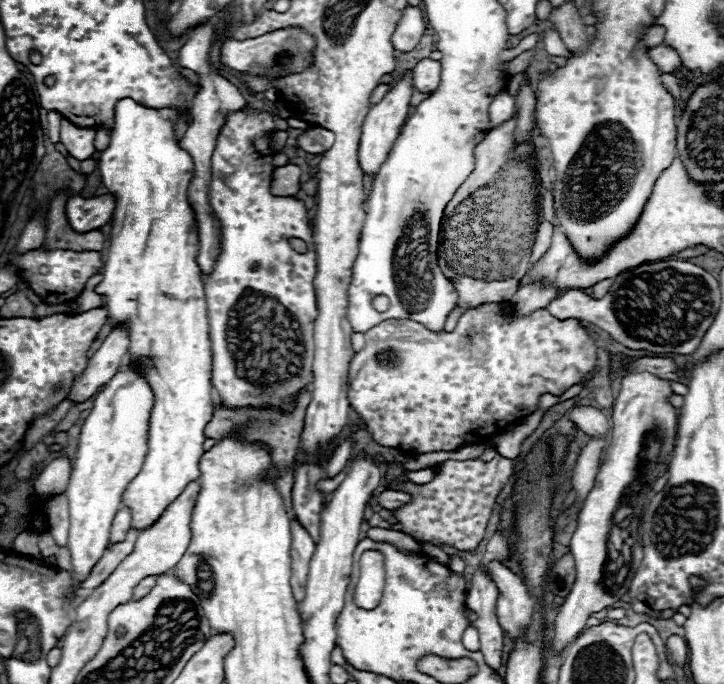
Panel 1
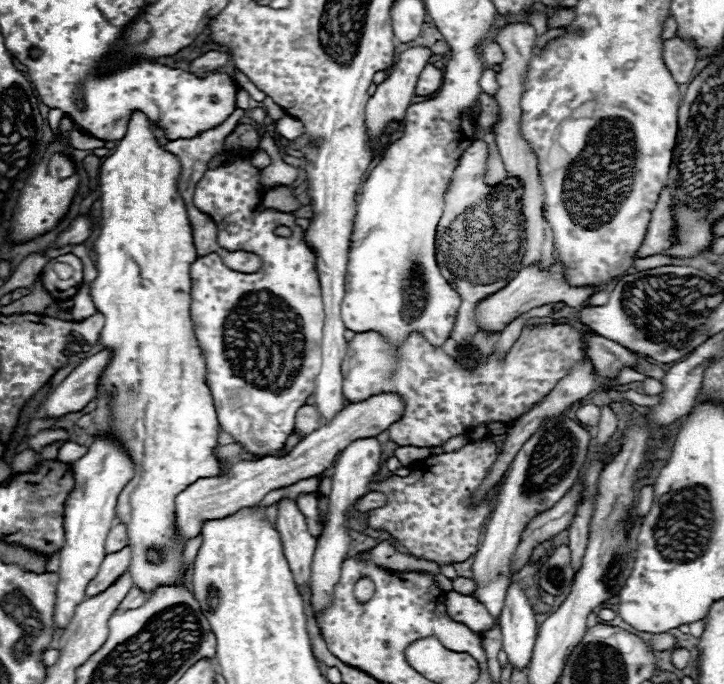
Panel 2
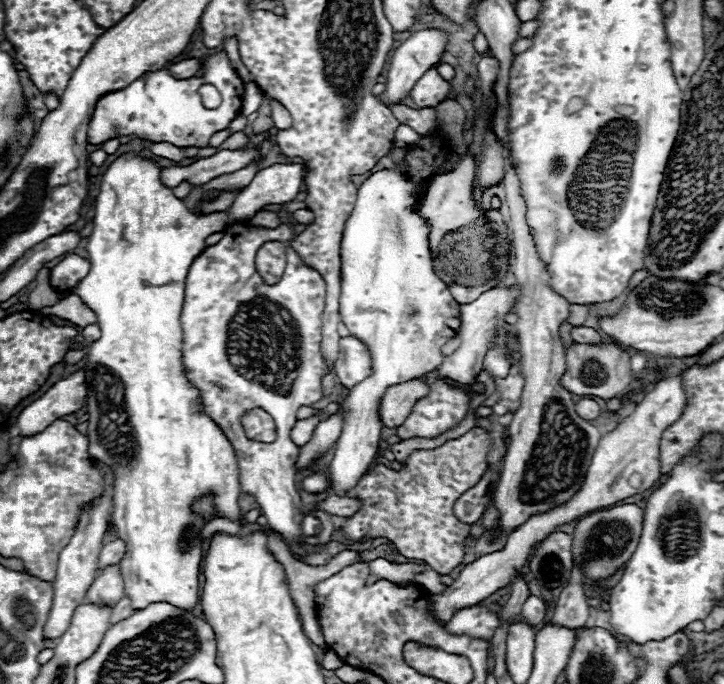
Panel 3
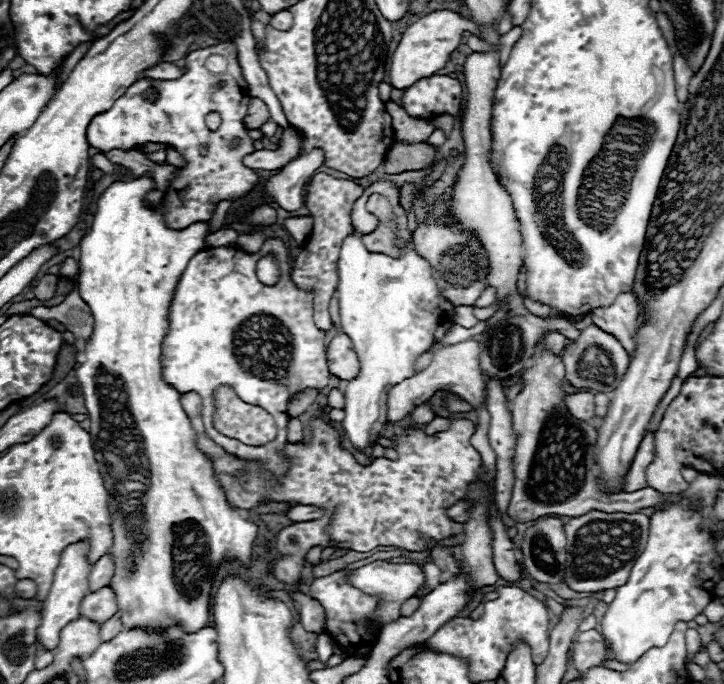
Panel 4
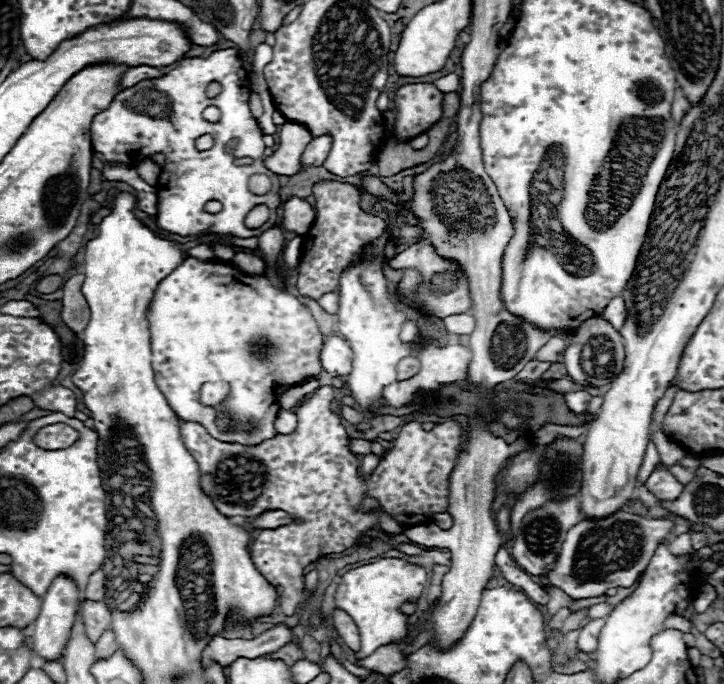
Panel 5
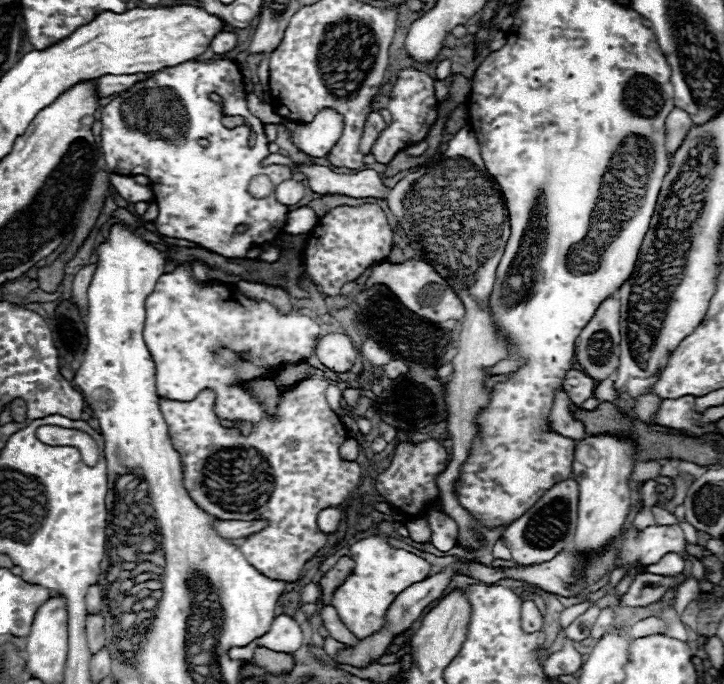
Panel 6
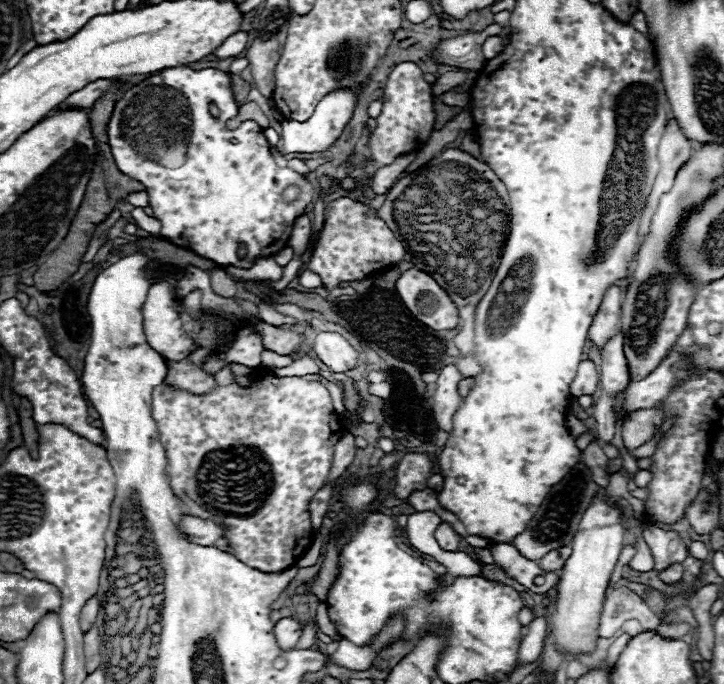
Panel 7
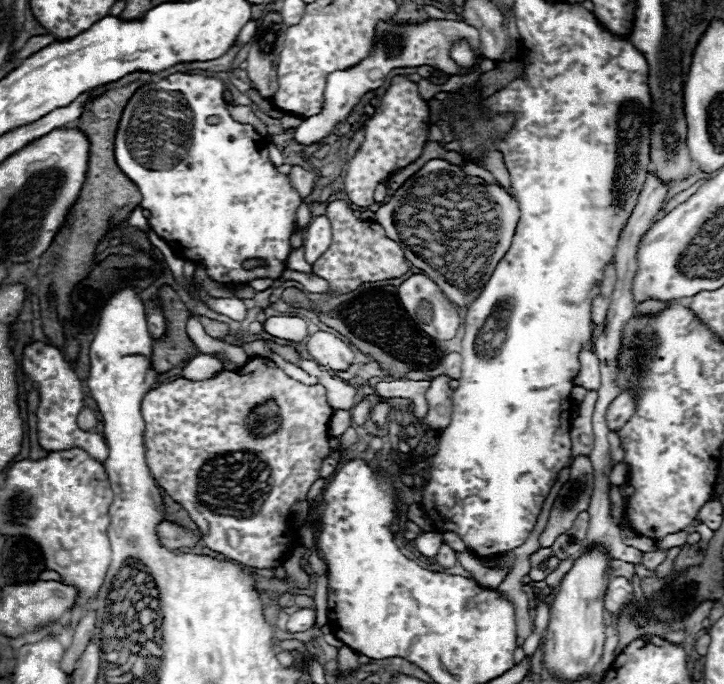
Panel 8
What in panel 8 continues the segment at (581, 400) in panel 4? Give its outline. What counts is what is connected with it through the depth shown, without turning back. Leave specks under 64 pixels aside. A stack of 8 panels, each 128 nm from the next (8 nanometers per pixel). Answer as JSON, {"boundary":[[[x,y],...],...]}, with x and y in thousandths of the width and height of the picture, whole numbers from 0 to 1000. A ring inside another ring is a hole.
{"boundary":[[[815,512],[801,515],[801,544],[793,556],[796,564],[804,564],[809,570],[826,570],[829,567],[829,541],[826,541],[826,523]]]}

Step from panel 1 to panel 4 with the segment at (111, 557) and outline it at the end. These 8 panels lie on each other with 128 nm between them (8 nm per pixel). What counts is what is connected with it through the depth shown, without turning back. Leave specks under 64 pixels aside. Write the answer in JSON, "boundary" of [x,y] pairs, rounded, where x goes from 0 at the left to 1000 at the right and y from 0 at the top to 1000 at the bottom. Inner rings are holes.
{"boundary":[[[144,857],[141,863],[119,868],[110,883],[110,898],[135,909],[146,909],[152,901],[160,898],[160,892],[163,880],[155,857]]]}

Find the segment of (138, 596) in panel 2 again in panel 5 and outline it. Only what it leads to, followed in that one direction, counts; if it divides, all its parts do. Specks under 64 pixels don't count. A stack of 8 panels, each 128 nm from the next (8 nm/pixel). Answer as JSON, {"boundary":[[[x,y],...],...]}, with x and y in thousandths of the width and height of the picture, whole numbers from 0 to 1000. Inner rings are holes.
{"boundary":[[[149,918],[141,924],[141,933],[130,942],[133,944],[133,962],[146,962],[152,956],[157,956],[160,950],[160,933],[157,933],[157,924]]]}

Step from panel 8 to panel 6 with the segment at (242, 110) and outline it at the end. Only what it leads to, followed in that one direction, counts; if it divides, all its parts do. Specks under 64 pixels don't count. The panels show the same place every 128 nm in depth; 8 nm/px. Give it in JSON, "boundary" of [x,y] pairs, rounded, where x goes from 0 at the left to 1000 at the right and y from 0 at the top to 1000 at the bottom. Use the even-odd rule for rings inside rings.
{"boundary":[[[343,137],[340,149],[343,149],[343,161],[345,161],[362,181],[387,178],[387,170],[378,164],[378,158],[376,158],[373,152],[365,152],[354,137]]]}

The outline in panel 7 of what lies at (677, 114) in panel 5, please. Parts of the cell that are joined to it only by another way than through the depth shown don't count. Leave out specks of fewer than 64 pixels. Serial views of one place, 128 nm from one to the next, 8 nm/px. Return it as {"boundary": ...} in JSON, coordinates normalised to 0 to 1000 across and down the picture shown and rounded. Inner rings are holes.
{"boundary":[[[928,173],[928,175],[923,178],[923,184],[920,184],[920,193],[917,193],[912,211],[909,211],[912,251],[906,254],[906,263],[903,263],[903,272],[901,272],[901,281],[898,281],[898,289],[895,289],[895,304],[892,304],[890,319],[887,319],[884,357],[887,357],[890,345],[895,342],[898,319],[901,319],[901,313],[903,313],[903,307],[906,307],[909,289],[928,275],[936,246],[939,246],[953,228],[956,228],[956,211],[953,211],[953,205],[945,199],[936,175]]]}

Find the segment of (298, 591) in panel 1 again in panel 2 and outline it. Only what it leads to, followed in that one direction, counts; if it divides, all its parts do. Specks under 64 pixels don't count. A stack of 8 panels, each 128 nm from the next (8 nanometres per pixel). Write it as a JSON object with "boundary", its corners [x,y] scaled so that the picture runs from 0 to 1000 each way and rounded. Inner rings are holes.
{"boundary":[[[387,731],[381,772],[390,784],[392,813],[406,839],[406,851],[409,857],[417,857],[428,845],[428,825],[436,804],[436,787],[425,778],[420,751],[412,746],[406,731]]]}

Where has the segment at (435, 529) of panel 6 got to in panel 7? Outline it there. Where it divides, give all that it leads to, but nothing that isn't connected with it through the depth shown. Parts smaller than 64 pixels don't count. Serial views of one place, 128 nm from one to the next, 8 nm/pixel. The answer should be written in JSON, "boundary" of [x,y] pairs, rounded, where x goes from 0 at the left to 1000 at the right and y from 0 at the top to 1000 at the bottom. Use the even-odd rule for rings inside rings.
{"boundary":[[[608,763],[599,784],[602,784],[605,795],[610,798],[610,804],[616,804],[616,807],[630,807],[635,798],[635,781],[619,763]]]}

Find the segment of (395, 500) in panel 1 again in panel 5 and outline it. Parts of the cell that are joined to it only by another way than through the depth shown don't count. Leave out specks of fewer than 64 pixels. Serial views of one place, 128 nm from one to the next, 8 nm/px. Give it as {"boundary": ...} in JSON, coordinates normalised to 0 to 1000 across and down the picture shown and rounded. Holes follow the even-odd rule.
{"boundary":[[[373,746],[367,751],[359,751],[354,754],[348,772],[356,772],[356,775],[365,775],[365,772],[384,772],[384,769],[392,769],[392,766],[401,766],[403,757],[392,749],[392,746]]]}

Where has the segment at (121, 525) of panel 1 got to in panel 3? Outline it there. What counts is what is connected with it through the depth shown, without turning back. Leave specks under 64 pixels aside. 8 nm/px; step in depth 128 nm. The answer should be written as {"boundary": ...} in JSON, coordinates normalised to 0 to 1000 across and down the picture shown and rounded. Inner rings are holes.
{"boundary":[[[157,787],[152,792],[146,792],[141,798],[141,807],[138,807],[138,816],[135,816],[135,827],[138,833],[146,830],[149,825],[163,825],[169,819],[169,810],[174,807],[174,795],[169,792],[169,787]]]}

